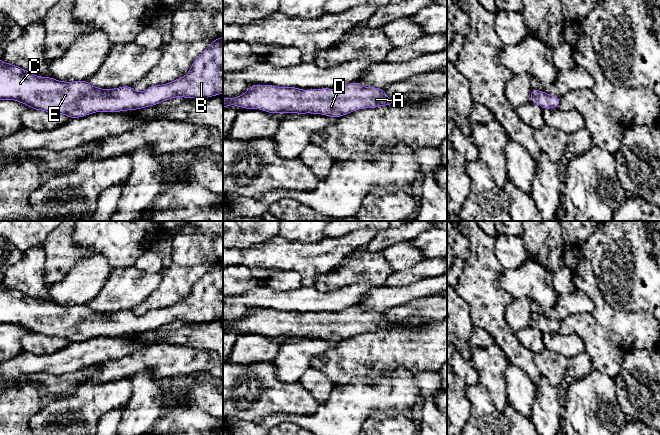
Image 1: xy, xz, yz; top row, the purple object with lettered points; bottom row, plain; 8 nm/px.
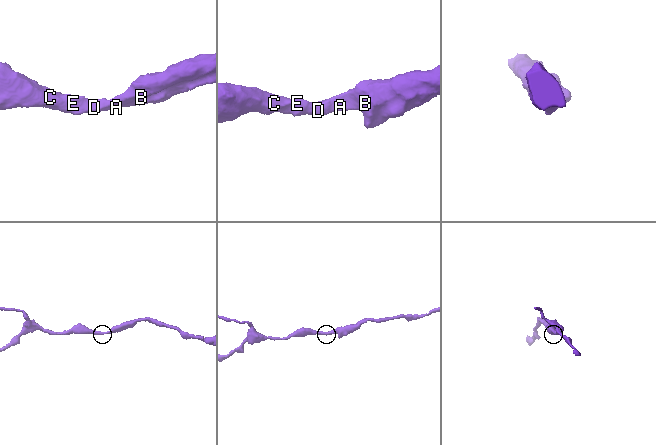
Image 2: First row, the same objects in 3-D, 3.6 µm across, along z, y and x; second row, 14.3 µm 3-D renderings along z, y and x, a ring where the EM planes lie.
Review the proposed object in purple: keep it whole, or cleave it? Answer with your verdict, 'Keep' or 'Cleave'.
Keep

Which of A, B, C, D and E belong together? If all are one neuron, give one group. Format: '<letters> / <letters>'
A B C D E

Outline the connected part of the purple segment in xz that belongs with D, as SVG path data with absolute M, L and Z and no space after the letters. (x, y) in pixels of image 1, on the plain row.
M357 305L336 313L302 314L297 311L251 309L242 319L223 322L223 332L229 329L245 333L256 332L271 338L321 338L333 342L365 332L394 329L383 312L367 311Z

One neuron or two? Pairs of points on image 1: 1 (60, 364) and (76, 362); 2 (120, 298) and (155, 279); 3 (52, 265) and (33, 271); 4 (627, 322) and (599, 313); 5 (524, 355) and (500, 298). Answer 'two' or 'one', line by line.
1: one
2: one
3: two
4: one
5: one

